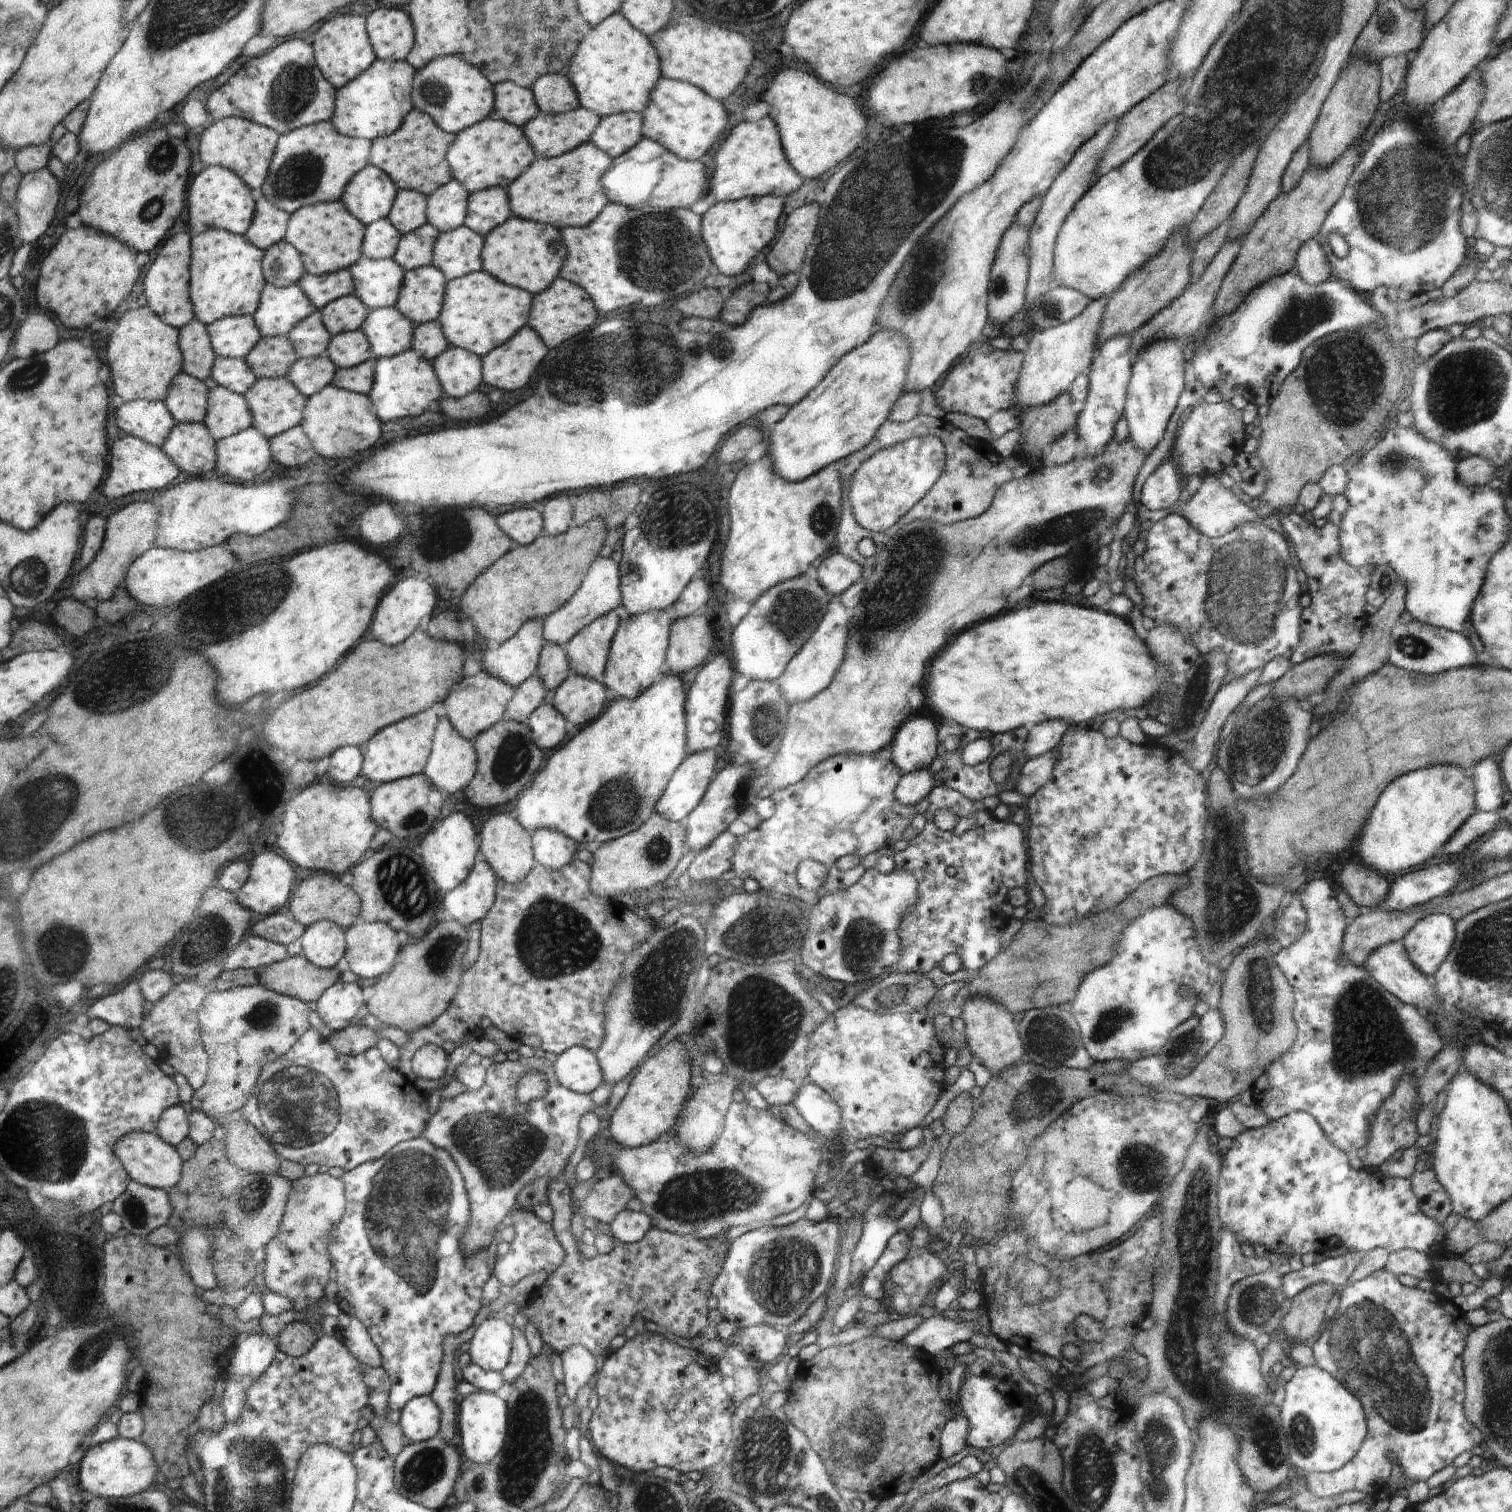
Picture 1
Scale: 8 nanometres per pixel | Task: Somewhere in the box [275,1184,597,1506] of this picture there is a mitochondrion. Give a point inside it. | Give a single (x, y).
(428, 1466)

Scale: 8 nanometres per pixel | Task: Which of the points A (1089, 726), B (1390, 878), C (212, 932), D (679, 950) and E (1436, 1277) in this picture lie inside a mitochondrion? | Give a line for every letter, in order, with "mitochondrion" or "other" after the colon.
A: other
B: other
C: mitochondrion
D: mitochondrion
E: other

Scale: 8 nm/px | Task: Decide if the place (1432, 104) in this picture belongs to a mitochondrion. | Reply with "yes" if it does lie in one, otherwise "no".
no

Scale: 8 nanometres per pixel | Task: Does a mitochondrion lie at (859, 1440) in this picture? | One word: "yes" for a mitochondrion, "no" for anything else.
yes

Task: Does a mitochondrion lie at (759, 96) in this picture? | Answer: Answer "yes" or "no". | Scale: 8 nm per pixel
no

